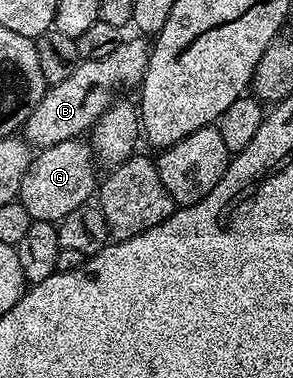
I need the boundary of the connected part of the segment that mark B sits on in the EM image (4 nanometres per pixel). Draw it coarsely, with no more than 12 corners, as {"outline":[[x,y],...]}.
{"outline":[[123,39],[47,88],[20,130],[41,151],[81,138],[121,89],[152,45]]}

